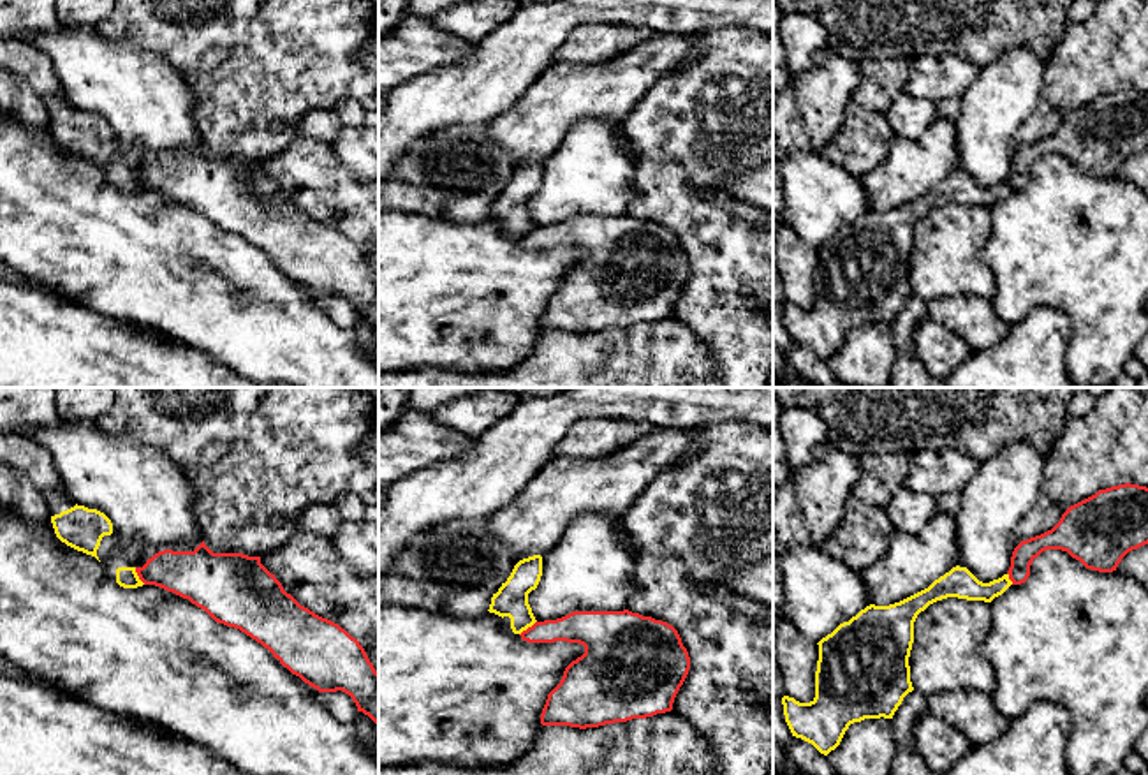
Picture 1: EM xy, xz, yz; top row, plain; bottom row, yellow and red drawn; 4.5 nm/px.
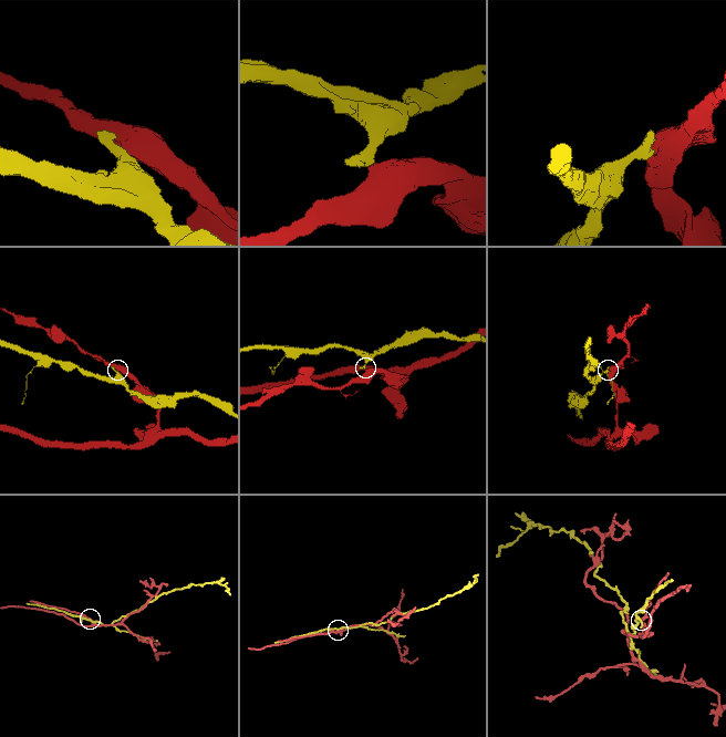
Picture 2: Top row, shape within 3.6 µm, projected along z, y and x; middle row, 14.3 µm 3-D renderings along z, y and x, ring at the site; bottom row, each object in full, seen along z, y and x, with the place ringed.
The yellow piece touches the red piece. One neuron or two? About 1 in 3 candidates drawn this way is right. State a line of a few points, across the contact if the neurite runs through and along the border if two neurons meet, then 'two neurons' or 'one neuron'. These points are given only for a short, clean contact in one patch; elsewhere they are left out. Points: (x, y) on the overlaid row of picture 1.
xy (134, 568), (145, 583) | two neurons

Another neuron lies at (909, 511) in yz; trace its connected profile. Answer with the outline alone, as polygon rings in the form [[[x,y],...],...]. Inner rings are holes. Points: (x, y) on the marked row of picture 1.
[[[907,486],[898,488],[884,509],[896,532],[907,534],[921,532],[940,511],[935,497]]]

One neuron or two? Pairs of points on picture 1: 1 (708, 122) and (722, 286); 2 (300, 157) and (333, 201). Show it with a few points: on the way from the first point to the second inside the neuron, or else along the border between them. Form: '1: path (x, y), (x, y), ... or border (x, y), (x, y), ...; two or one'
1: path (684, 162), (682, 208), (719, 245); one
2: path (307, 168), (326, 191); one

